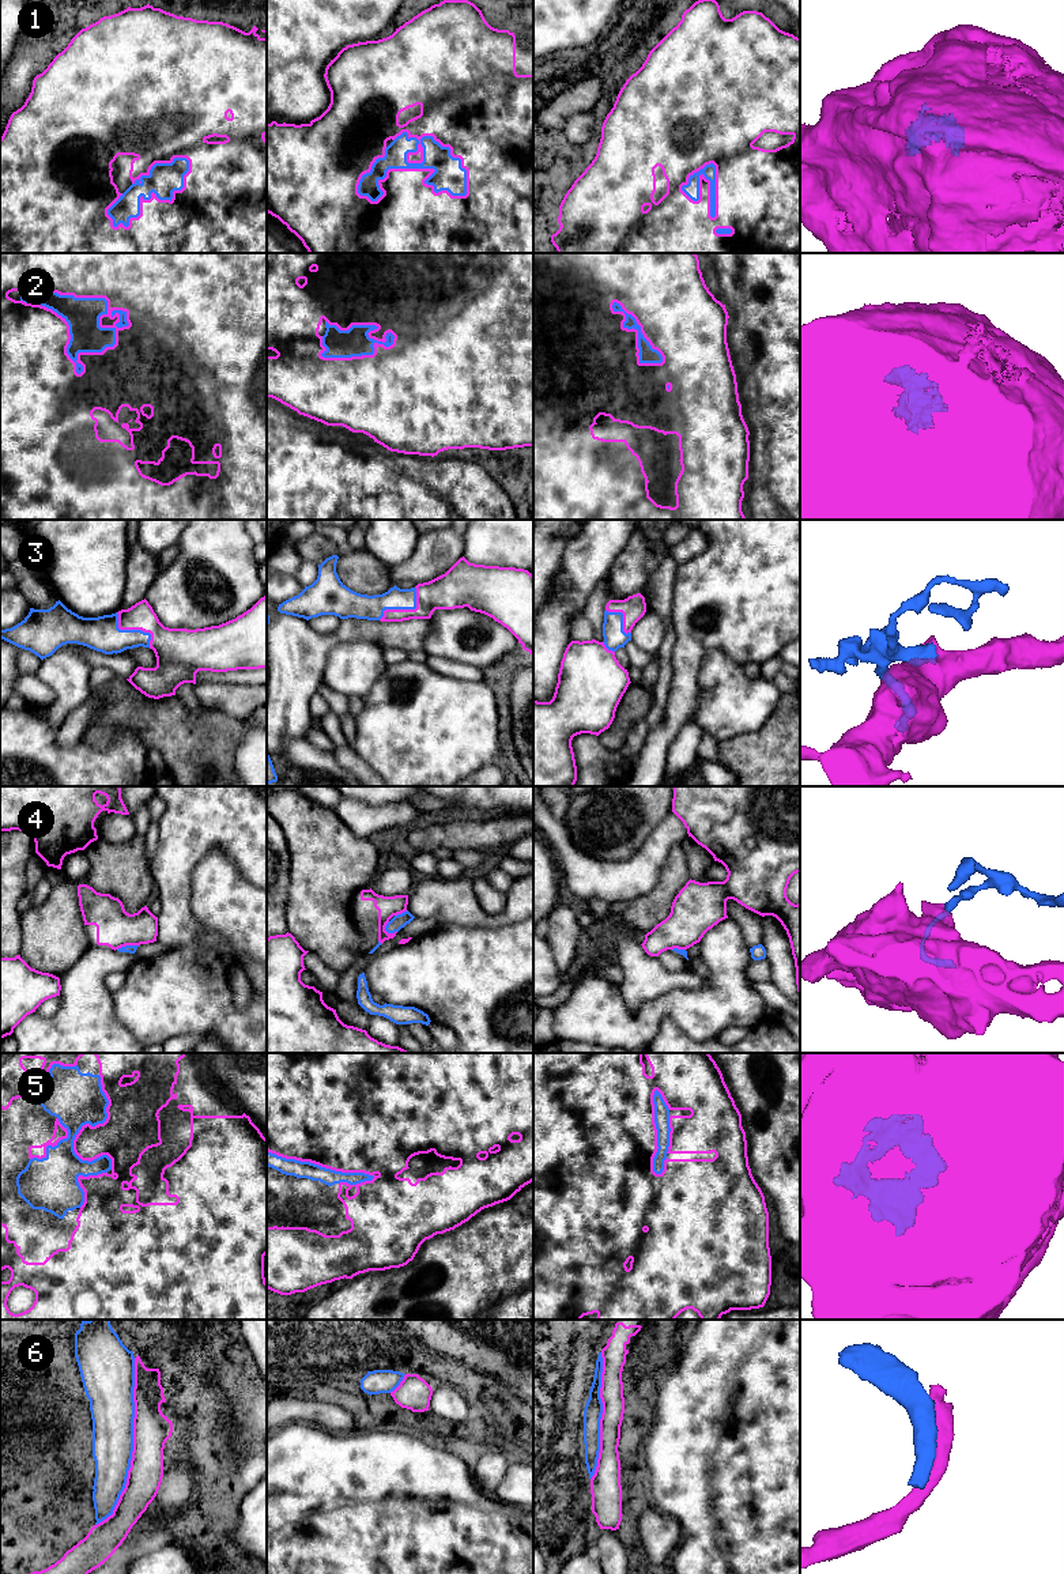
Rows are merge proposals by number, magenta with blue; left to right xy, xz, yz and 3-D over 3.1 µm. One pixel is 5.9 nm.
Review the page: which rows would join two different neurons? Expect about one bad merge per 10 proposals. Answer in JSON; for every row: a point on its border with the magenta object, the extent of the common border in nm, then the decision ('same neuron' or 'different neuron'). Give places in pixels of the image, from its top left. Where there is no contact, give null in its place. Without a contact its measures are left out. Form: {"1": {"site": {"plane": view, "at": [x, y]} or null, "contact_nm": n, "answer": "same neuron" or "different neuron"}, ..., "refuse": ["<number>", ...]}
{"1": {"site": {"plane": "xz", "at": [425, 169]}, "contact_nm": 650, "answer": "same neuron"}, "2": {"site": {"plane": "xy", "at": [93, 297]}, "contact_nm": 650, "answer": "same neuron"}, "3": {"site": {"plane": "xz", "at": [404, 610]}, "contact_nm": 300, "answer": "same neuron"}, "4": {"site": {"plane": "xy", "at": [127, 944]}, "contact_nm": 130, "answer": "different neuron"}, "5": {"site": {"plane": "xy", "at": [82, 1128]}, "contact_nm": 550, "answer": "same neuron"}, "6": {"site": {"plane": "xy", "at": [134, 1444]}, "contact_nm": 1000, "answer": "same neuron"}, "refuse": ["4"]}

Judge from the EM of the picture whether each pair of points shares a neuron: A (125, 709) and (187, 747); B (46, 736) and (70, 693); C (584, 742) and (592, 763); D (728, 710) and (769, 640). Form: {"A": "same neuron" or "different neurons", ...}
{"A": "same neuron", "B": "different neurons", "C": "same neuron", "D": "different neurons"}

